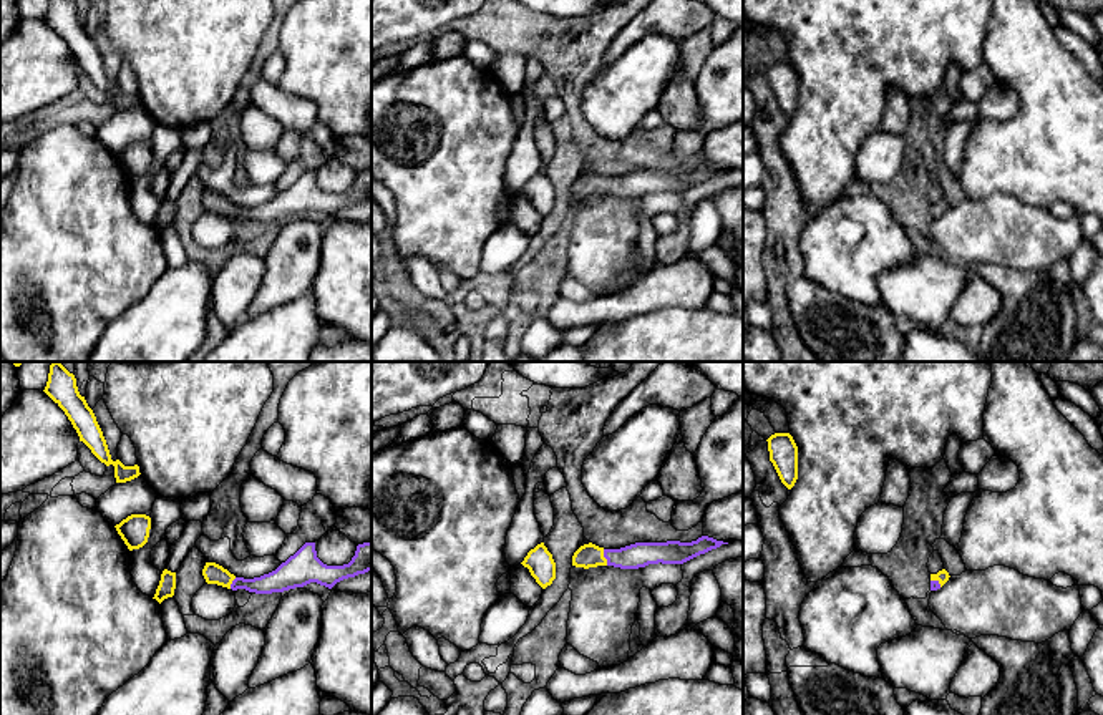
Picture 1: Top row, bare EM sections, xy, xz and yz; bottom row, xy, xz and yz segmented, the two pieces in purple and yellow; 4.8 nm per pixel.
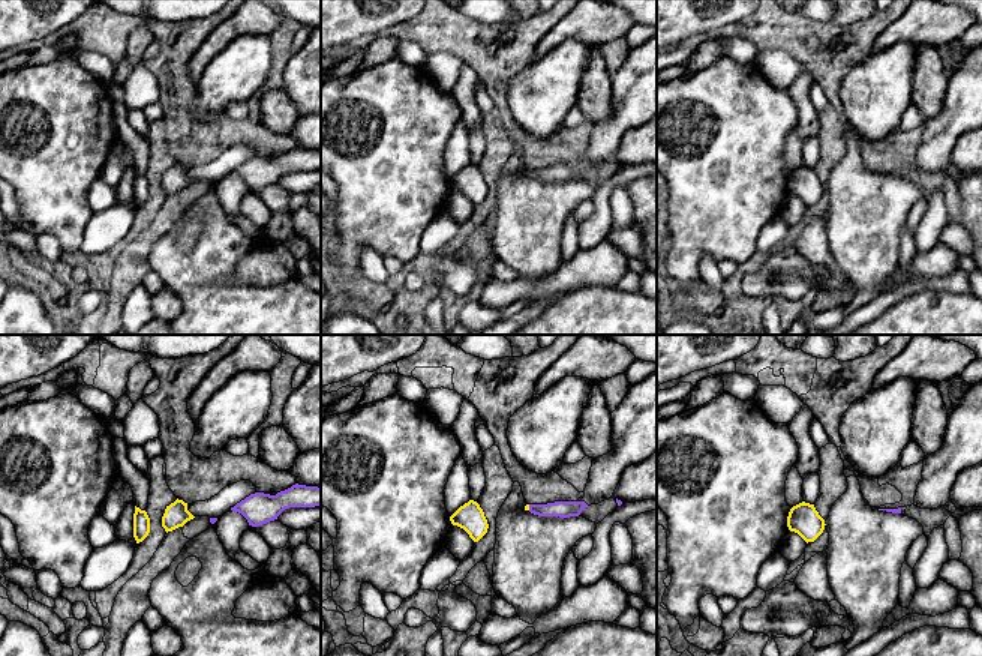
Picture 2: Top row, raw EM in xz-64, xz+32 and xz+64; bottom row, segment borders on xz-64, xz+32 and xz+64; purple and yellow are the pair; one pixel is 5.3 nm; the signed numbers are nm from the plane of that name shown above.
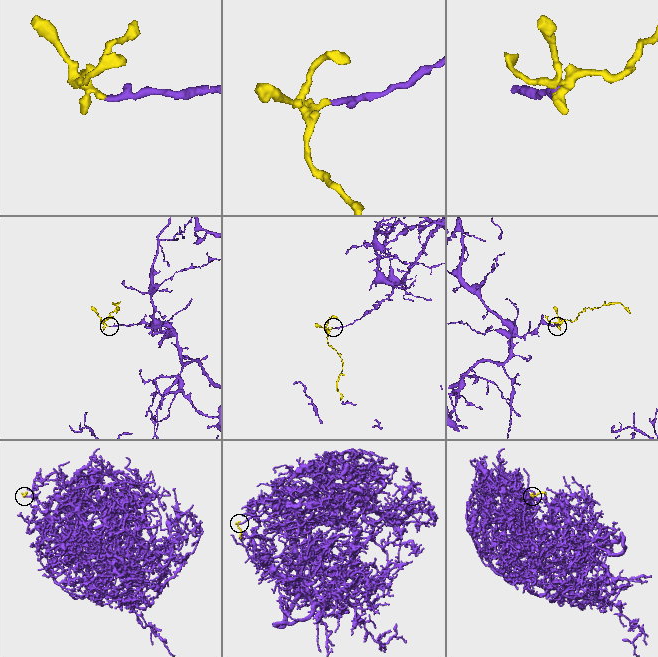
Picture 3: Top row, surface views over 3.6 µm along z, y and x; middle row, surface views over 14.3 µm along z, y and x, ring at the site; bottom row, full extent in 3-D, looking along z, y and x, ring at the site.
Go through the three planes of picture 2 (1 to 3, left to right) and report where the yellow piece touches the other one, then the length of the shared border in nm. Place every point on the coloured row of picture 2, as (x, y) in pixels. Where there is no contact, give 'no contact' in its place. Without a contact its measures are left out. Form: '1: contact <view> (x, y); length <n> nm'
1: no contact
2: contact xz+32 (529, 508); length 30 nm
3: no contact

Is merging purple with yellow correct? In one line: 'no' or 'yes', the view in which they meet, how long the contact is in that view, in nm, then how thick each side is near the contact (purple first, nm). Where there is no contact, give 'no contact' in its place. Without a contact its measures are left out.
yes; contact in xz; length 80 nm; calibres 120 and 110 nm

